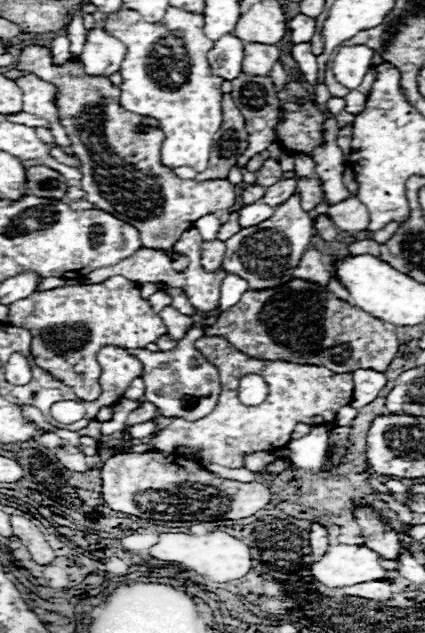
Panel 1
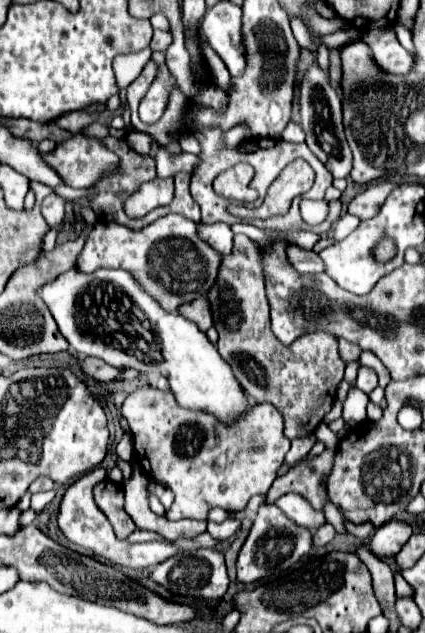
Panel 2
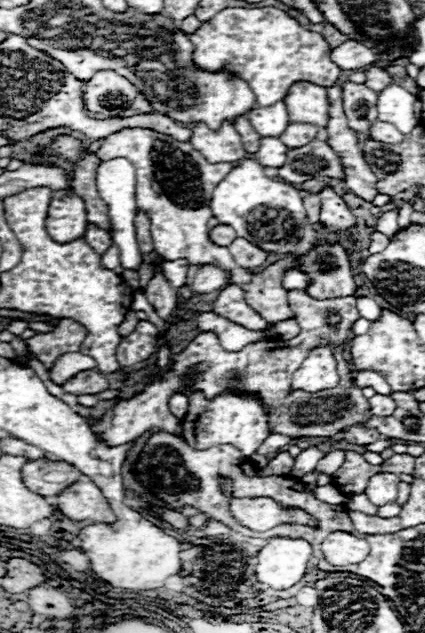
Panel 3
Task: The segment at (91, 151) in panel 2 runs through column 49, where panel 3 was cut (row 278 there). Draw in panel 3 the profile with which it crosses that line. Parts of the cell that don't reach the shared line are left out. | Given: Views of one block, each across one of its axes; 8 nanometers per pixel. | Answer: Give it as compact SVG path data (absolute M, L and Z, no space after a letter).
M158 270L154 274L154 278L148 282L146 292L144 292L146 300L154 306L154 312L164 320L172 314L174 306L176 306L176 294L174 288L168 284L168 280L162 276L162 272Z

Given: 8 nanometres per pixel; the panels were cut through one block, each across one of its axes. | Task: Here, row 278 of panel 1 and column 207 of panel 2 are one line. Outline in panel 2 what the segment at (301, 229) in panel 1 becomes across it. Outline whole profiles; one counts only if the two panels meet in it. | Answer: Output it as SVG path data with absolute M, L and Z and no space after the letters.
M168 214L144 230L130 230L116 222L98 222L86 238L84 250L76 260L84 274L98 268L122 268L168 312L182 302L192 302L212 288L220 268L220 254L196 236L196 224L184 216Z

